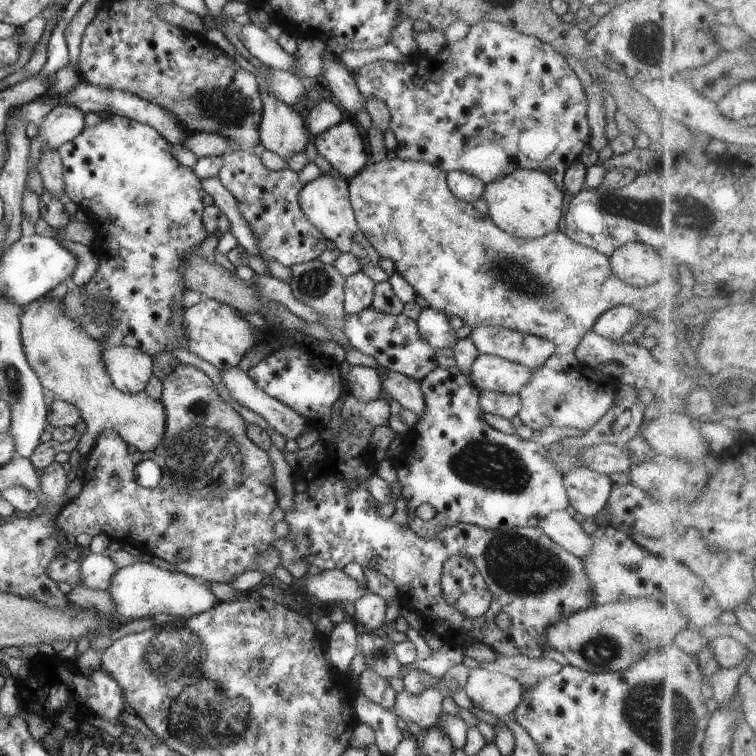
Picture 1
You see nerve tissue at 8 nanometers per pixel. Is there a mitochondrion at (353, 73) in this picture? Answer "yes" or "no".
no

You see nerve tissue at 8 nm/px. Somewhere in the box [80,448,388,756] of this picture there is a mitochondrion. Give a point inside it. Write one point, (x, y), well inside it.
(206, 715)

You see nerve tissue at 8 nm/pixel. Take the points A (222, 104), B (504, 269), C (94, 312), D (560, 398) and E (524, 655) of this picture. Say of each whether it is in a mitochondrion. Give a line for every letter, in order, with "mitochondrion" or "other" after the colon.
A: mitochondrion
B: mitochondrion
C: mitochondrion
D: mitochondrion
E: other

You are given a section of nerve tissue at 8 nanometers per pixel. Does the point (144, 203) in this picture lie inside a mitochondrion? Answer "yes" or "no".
yes

